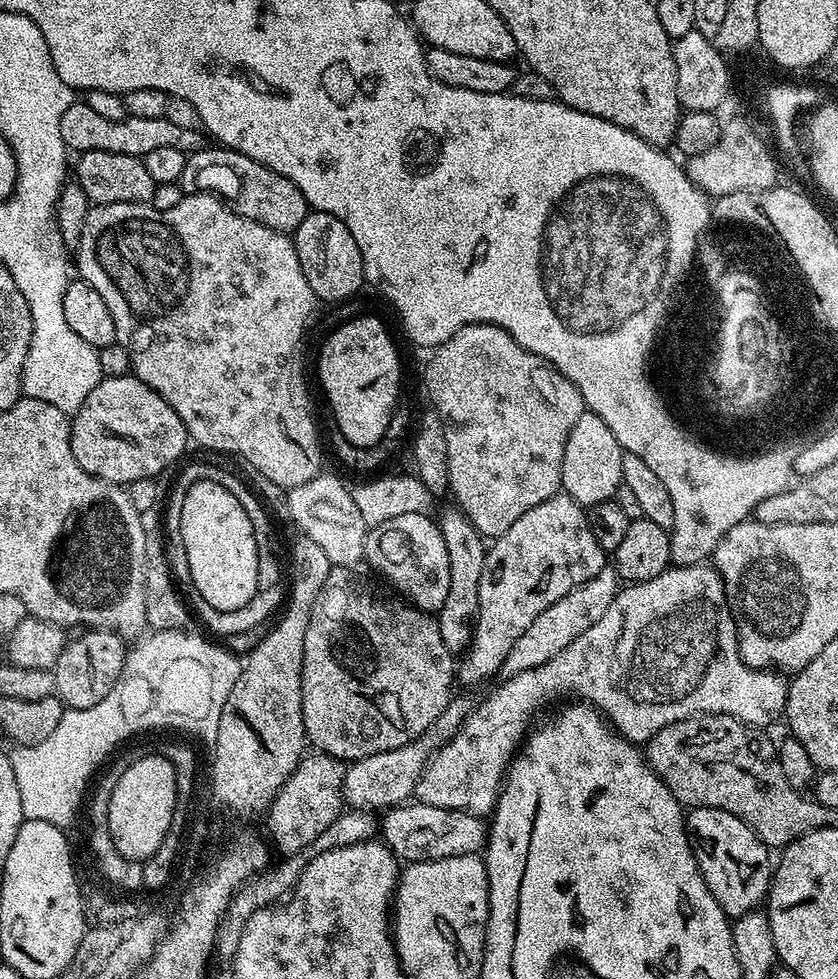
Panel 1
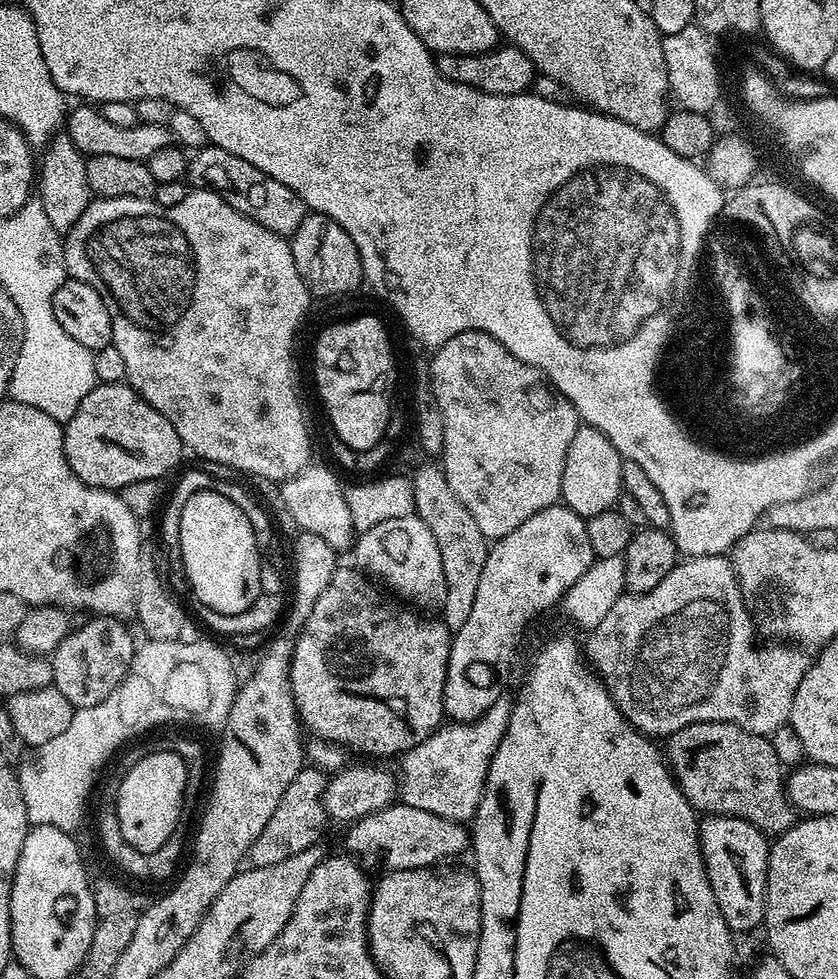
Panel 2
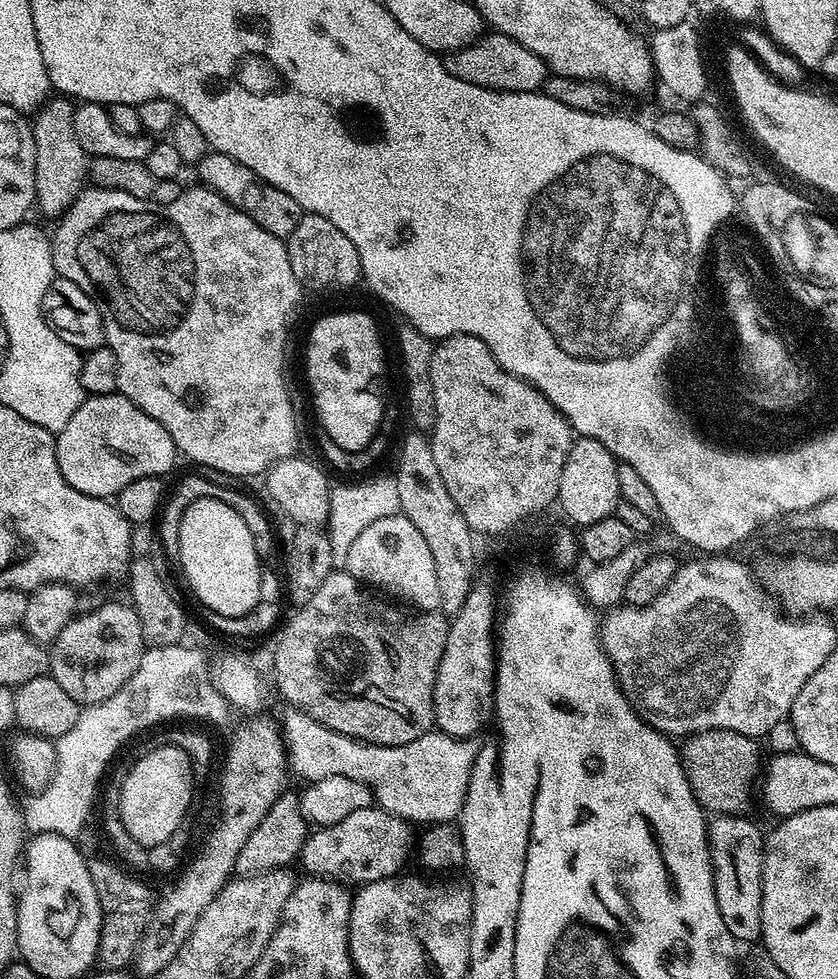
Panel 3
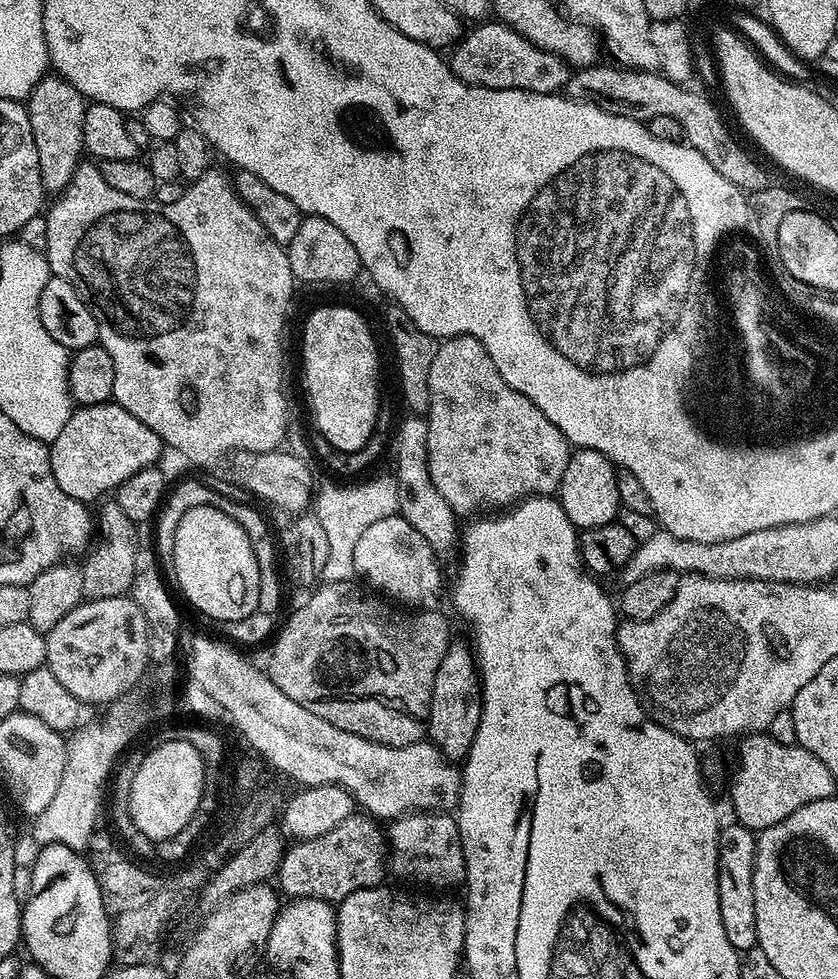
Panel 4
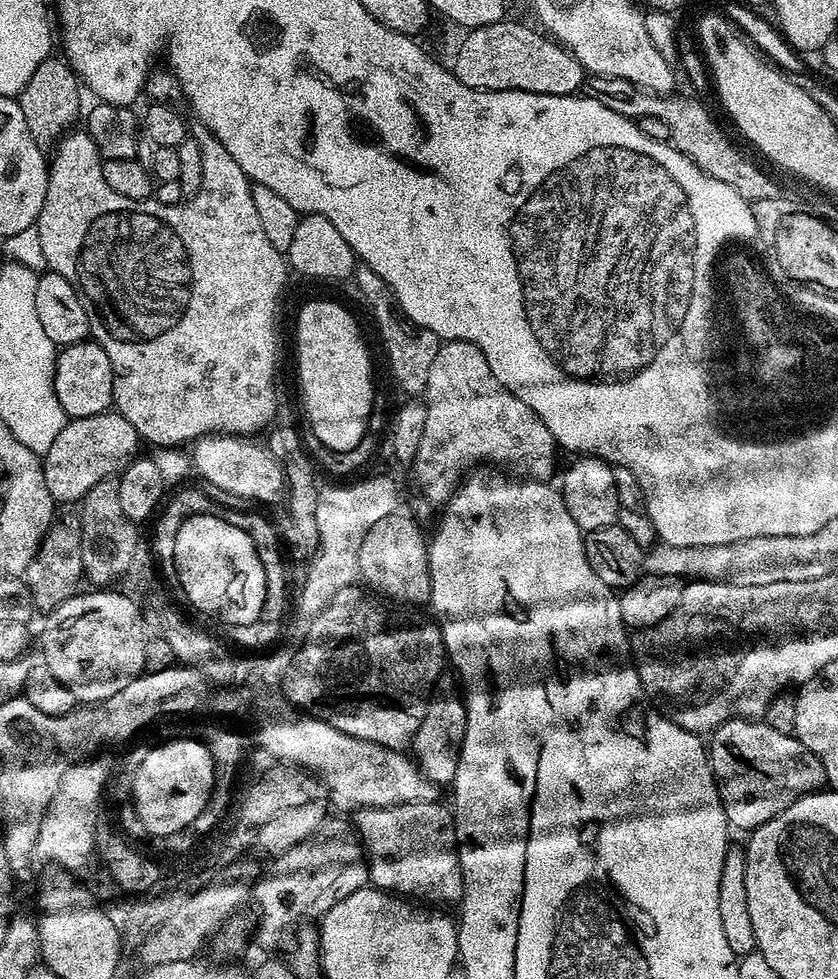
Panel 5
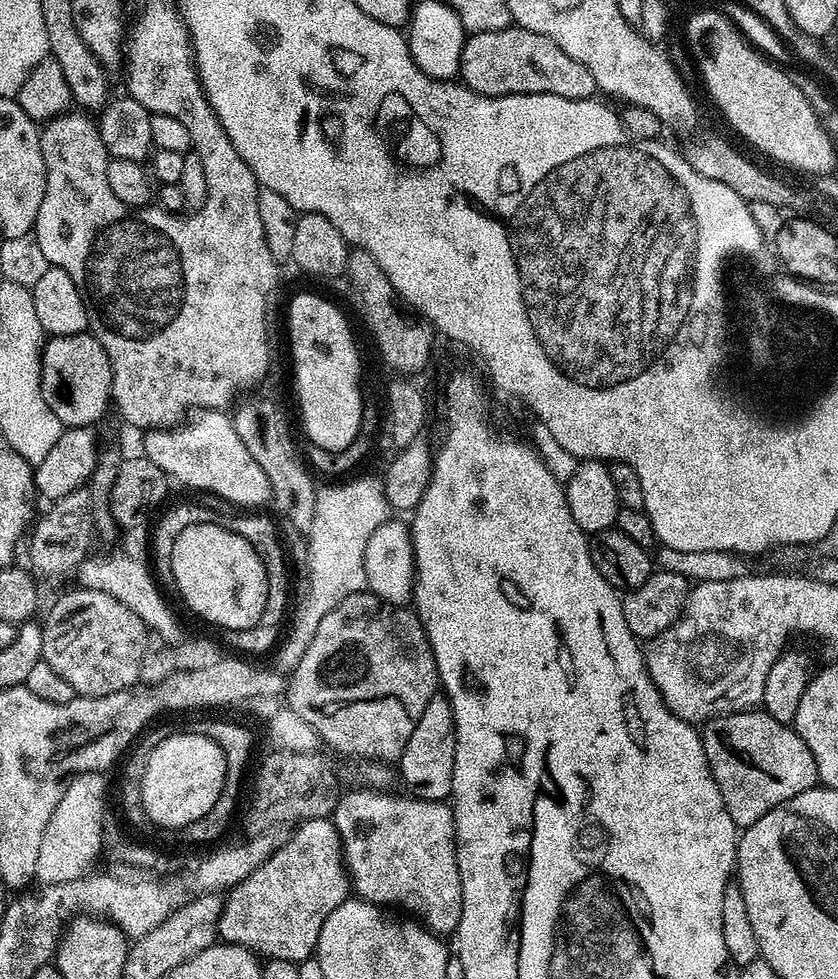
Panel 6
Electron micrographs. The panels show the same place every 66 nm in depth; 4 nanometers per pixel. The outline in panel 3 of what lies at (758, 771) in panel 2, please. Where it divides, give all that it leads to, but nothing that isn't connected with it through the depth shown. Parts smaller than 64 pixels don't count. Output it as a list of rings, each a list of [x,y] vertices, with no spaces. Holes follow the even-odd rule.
[[[710,730],[709,732],[695,732],[693,736],[687,737],[683,741],[682,747],[680,748],[680,761],[682,762],[682,766],[686,770],[686,778],[690,782],[690,788],[694,790],[694,798],[698,798],[698,802],[701,806],[704,807],[705,813],[708,814],[744,814],[749,810],[748,803],[752,800],[752,792],[754,796],[754,789],[758,784],[758,777],[762,772],[762,760],[760,764],[760,748],[755,739],[751,736],[747,736],[746,734],[738,734],[734,730]]]

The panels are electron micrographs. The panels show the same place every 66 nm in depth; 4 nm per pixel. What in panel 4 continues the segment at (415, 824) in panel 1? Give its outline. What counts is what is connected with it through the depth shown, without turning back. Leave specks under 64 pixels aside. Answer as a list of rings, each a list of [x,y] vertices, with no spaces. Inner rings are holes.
[[[353,814],[318,838],[293,843],[280,864],[278,888],[288,898],[339,902],[351,892],[383,885],[384,868],[386,872],[385,829],[367,814]]]

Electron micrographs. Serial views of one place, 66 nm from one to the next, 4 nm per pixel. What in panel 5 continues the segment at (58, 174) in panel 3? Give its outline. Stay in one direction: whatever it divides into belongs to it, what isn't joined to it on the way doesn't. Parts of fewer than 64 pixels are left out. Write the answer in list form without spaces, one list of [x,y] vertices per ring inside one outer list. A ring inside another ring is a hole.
[[[53,54],[34,70],[30,82],[21,90],[18,103],[22,110],[22,118],[26,118],[26,127],[30,134],[34,134],[34,142],[48,150],[55,145],[56,141],[73,127],[76,115],[80,112],[80,92],[82,84],[68,61],[59,55]]]

